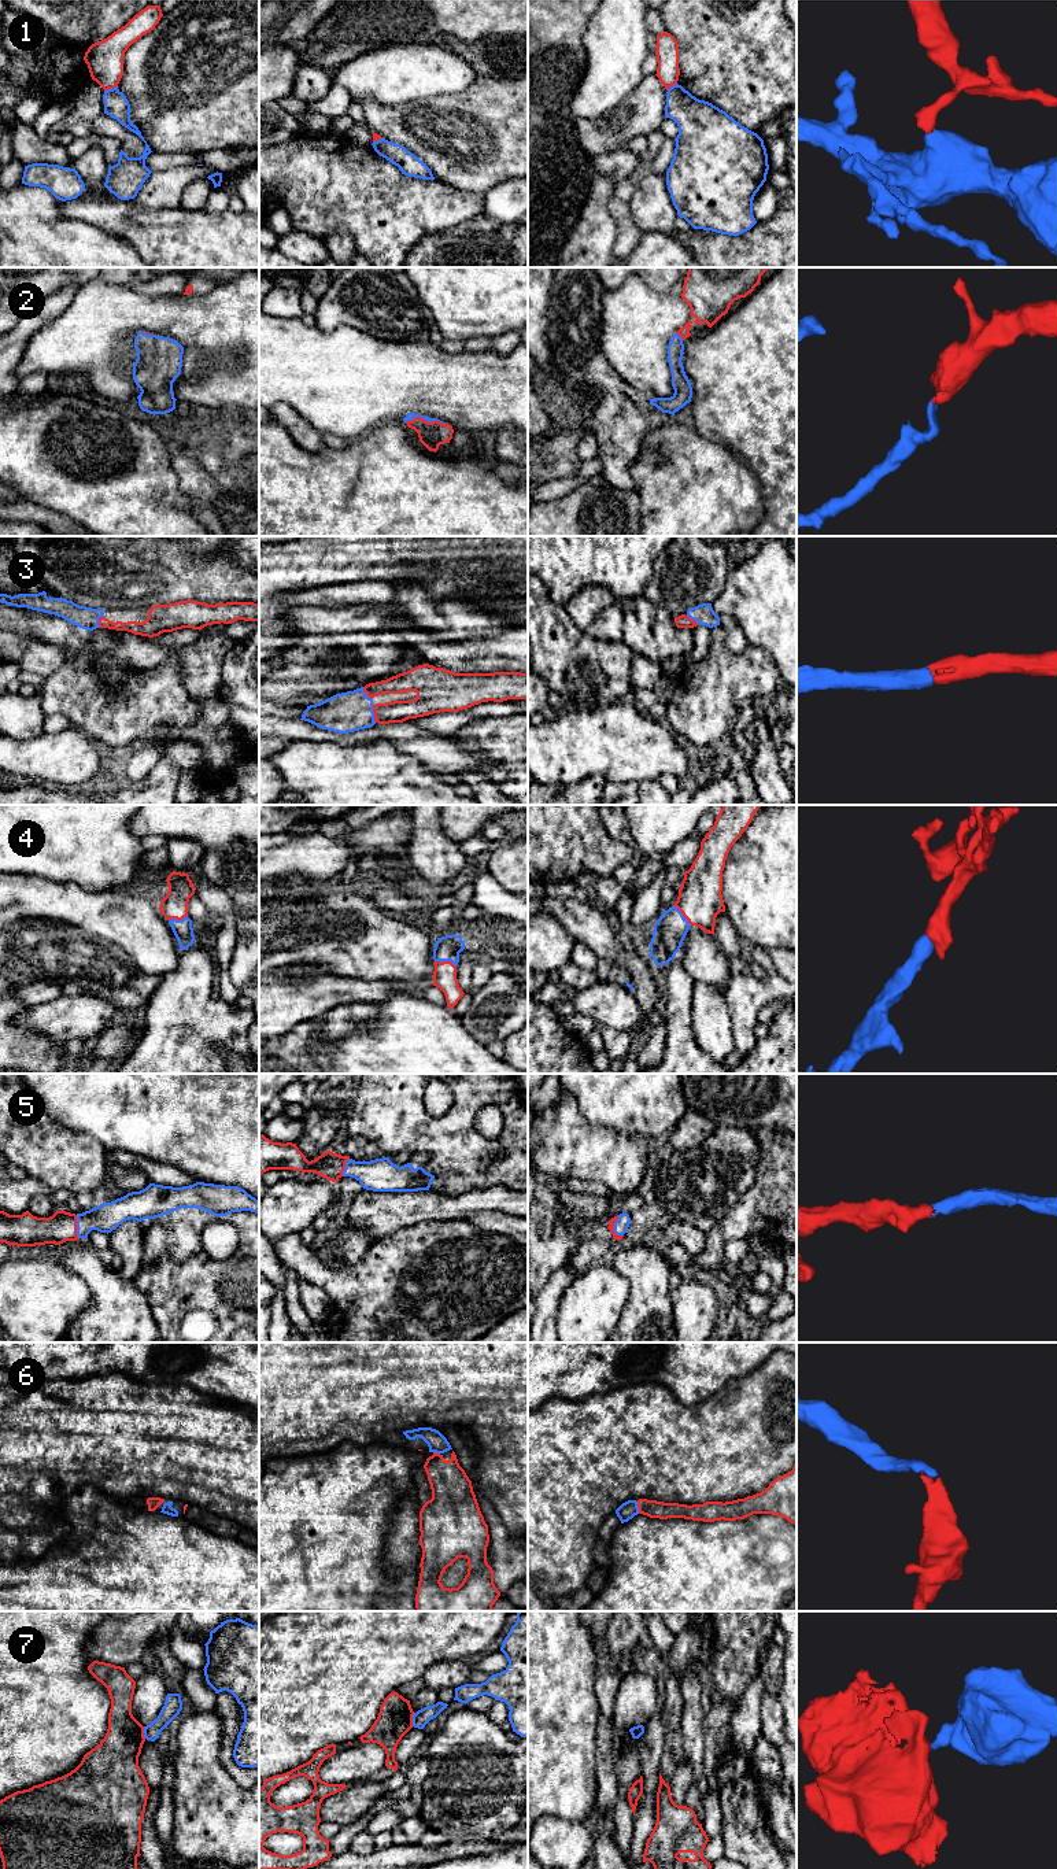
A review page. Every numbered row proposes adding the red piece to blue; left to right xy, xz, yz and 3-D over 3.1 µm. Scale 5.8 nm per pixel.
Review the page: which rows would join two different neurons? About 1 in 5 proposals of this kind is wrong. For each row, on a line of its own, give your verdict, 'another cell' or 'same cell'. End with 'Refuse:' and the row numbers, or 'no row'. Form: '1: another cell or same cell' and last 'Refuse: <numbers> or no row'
1: another cell
2: same cell
3: same cell
4: same cell
5: same cell
6: same cell
7: another cell
Refuse: 1, 7

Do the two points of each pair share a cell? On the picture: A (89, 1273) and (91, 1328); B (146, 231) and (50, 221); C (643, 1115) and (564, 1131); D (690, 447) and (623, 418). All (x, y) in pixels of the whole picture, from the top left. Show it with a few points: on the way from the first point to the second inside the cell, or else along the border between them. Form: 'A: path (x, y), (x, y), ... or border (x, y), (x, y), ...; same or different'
A: path (99, 1286), (99, 1314); same
B: border (62, 217), (82, 220), (124, 237); different
C: border (576, 1103), (580, 1112), (590, 1122), (631, 1134); different
D: border (649, 428), (640, 453), (635, 460); different

